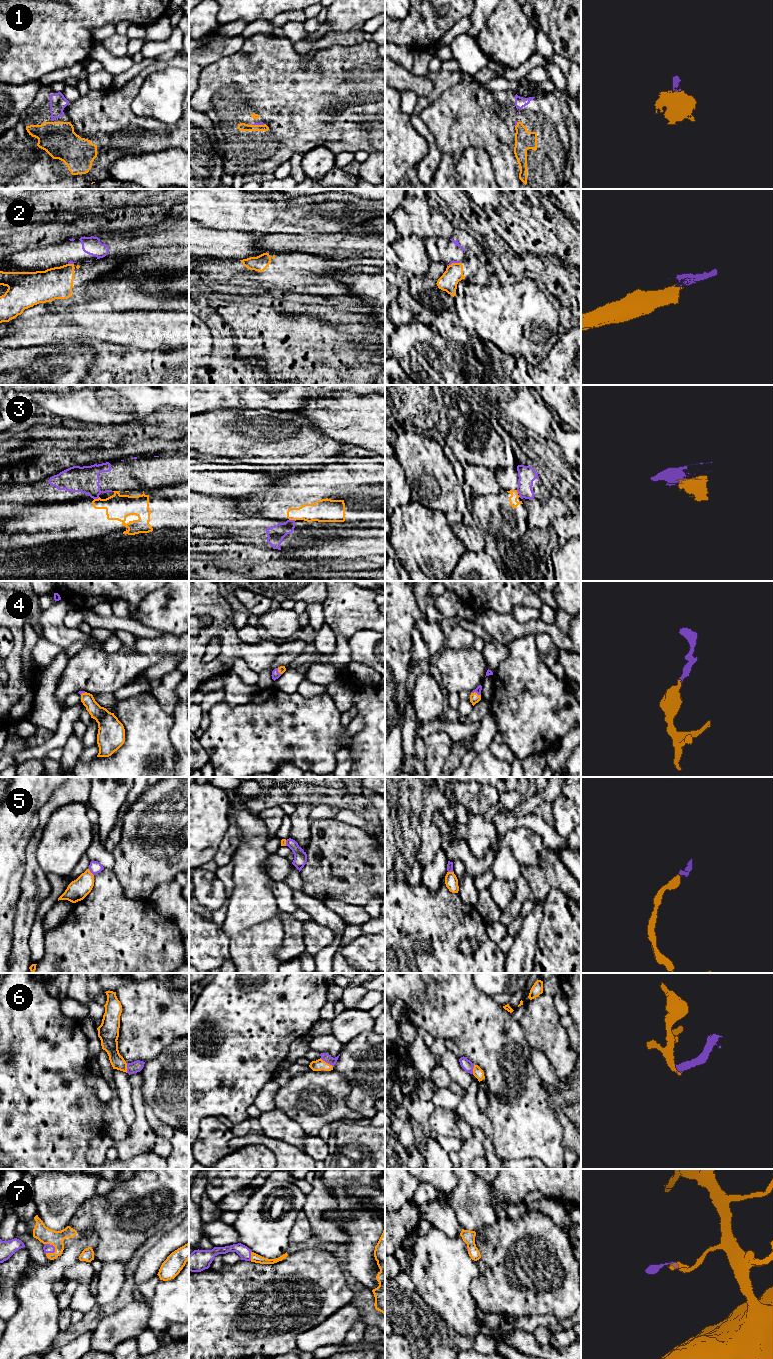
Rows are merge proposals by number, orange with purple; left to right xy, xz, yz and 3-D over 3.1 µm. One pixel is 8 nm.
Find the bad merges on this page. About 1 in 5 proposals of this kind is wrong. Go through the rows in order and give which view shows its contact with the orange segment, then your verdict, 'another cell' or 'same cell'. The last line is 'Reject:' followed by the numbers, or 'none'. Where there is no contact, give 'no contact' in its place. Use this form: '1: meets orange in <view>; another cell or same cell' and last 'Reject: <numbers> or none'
1: meets orange in xz; same cell
2: meets orange in yz; another cell
3: meets orange in xz; another cell
4: meets orange in yz; same cell
5: meets orange in xy; same cell
6: meets orange in xz; same cell
7: meets orange in xy; same cell
Reject: 2, 3

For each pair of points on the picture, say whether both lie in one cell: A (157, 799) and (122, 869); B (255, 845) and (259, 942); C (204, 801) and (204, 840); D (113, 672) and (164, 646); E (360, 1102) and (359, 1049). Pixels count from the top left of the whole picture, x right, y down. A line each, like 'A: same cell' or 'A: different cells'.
A: same cell
B: same cell
C: same cell
D: same cell
E: same cell

